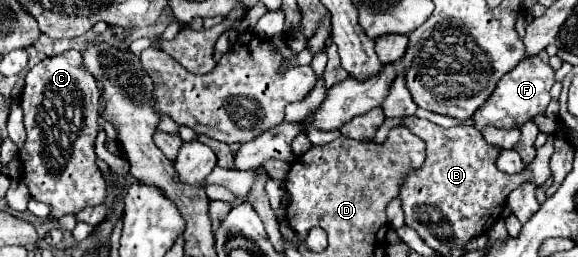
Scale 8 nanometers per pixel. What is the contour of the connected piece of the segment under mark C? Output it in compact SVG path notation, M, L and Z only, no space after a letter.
M71 49L55 57L47 57L45 61L37 63L25 75L25 87L21 95L21 107L25 113L25 129L27 141L19 151L21 159L21 179L29 187L29 193L35 201L43 201L53 207L53 217L57 219L69 213L79 213L85 207L101 205L105 201L107 189L105 179L95 163L95 137L99 131L99 101L101 91L97 87L95 77L83 67L83 57L79 51Z

